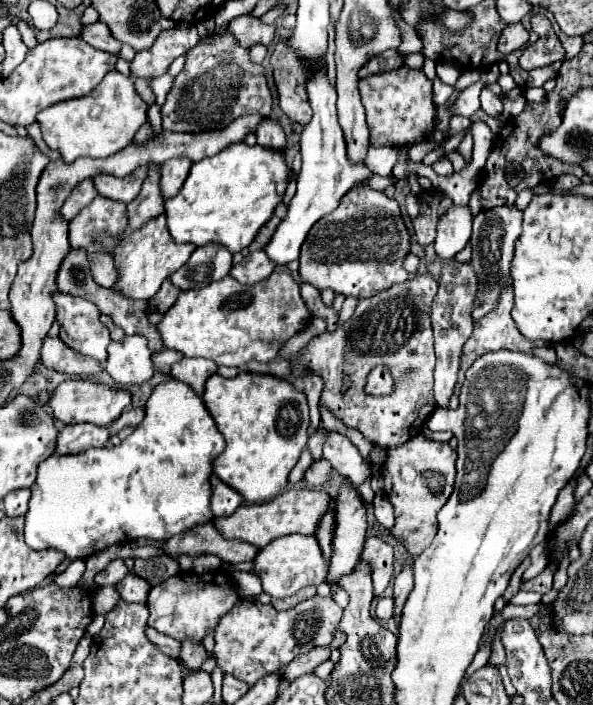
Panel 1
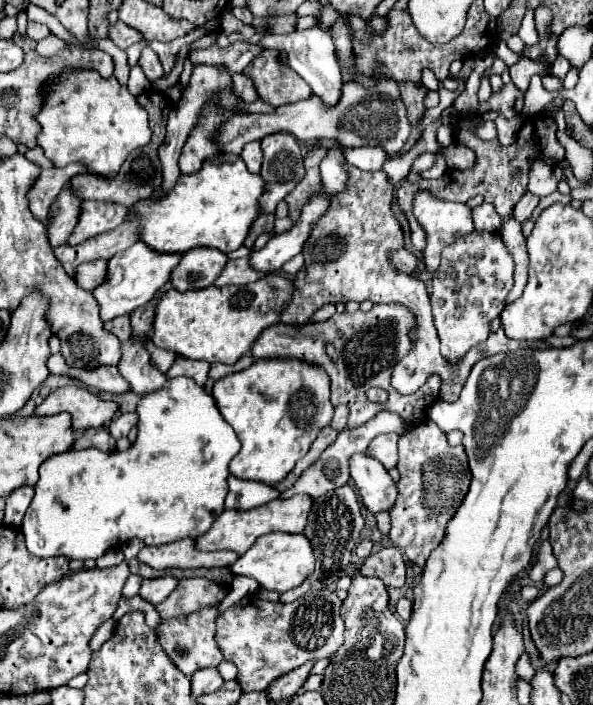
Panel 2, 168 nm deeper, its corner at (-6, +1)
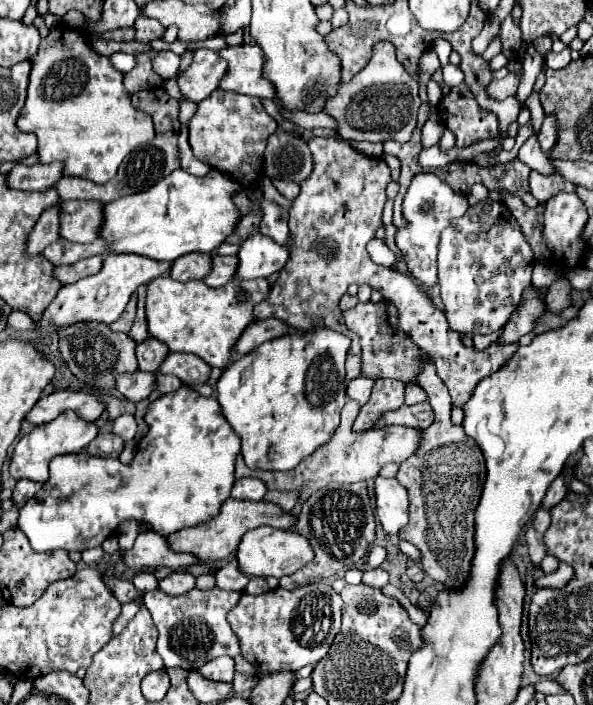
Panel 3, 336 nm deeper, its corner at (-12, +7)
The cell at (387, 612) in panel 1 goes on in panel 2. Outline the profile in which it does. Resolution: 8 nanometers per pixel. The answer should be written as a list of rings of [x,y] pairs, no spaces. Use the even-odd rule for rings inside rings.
[[[401,598],[396,606],[395,610],[397,614],[404,620],[409,621],[412,613],[413,603],[407,598]]]

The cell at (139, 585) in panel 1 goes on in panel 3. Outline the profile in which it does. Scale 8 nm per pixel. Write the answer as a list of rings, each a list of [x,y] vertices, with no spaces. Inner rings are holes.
[[[186,571],[170,573],[168,577],[164,577],[164,579],[158,581],[158,589],[164,591],[166,595],[172,595],[172,597],[184,595],[184,593],[188,593],[188,591],[194,589],[194,575],[190,575]]]

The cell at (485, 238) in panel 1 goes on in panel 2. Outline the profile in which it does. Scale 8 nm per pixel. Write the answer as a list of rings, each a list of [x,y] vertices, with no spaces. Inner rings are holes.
[[[530,191],[518,201],[518,205],[514,207],[514,217],[512,219],[516,219],[518,223],[524,223],[530,215],[532,215],[532,211],[534,211],[534,207],[538,205],[538,201],[540,201],[540,197],[536,197],[536,195],[532,195]]]

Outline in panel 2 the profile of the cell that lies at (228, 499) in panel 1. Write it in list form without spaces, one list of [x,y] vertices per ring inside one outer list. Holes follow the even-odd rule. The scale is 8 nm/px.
[[[228,477],[228,497],[226,509],[254,509],[272,499],[278,499],[278,491],[272,485],[262,485],[258,481],[242,481],[238,477]]]

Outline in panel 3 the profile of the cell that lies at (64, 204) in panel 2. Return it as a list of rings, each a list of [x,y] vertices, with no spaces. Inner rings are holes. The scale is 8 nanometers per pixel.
[[[56,203],[54,207],[48,207],[40,215],[36,227],[28,237],[28,255],[38,255],[44,251],[44,247],[60,239],[60,215],[62,215],[60,203]]]

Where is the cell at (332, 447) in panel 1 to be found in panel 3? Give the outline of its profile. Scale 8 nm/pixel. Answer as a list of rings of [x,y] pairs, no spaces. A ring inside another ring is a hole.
[[[376,477],[376,513],[388,535],[396,535],[404,523],[408,523],[408,495],[400,481]]]

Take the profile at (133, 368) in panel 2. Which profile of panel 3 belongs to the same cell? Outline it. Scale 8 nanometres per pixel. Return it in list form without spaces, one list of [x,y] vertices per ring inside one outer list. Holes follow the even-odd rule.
[[[156,373],[156,391],[160,393],[172,393],[176,389],[180,389],[180,379],[176,379],[174,375],[164,375],[164,373]]]

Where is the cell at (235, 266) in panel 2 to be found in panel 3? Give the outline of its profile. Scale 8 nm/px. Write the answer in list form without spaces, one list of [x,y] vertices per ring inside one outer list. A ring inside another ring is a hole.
[[[212,255],[212,273],[208,277],[204,277],[204,283],[208,287],[222,287],[228,281],[234,279],[236,269],[238,269],[238,257],[230,255],[230,257],[220,257],[220,255]]]

